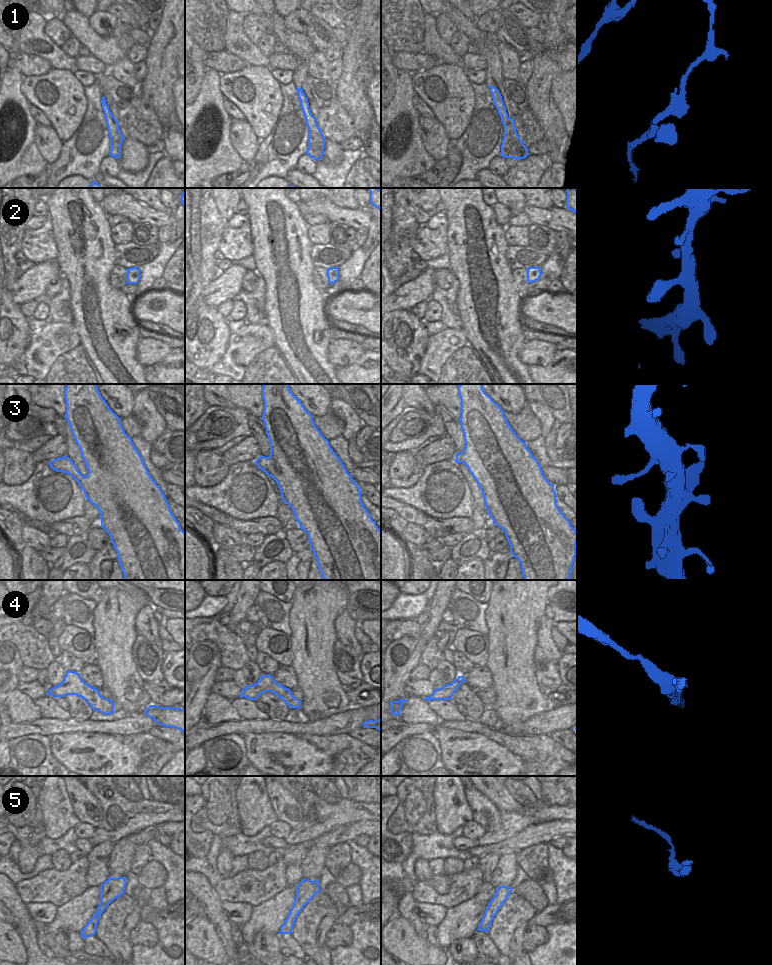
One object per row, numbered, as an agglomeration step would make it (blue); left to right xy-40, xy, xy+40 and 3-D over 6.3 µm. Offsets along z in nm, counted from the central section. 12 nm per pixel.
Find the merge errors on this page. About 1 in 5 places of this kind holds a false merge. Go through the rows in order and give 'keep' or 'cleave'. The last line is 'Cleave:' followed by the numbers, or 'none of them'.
1: cleave
2: keep
3: keep
4: keep
5: keep
Cleave: 1

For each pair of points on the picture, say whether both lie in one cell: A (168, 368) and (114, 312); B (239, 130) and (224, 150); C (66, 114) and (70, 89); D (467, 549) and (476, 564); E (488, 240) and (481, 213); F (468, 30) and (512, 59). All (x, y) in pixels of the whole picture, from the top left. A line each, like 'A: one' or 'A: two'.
A: two
B: two
C: one
D: two
E: one
F: two

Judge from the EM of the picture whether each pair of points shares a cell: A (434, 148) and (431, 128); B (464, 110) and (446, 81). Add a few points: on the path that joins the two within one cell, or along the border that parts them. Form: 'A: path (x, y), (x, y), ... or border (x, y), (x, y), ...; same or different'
A: path (434, 143), (433, 133); same
B: path (457, 103), (449, 94), (448, 88); same

